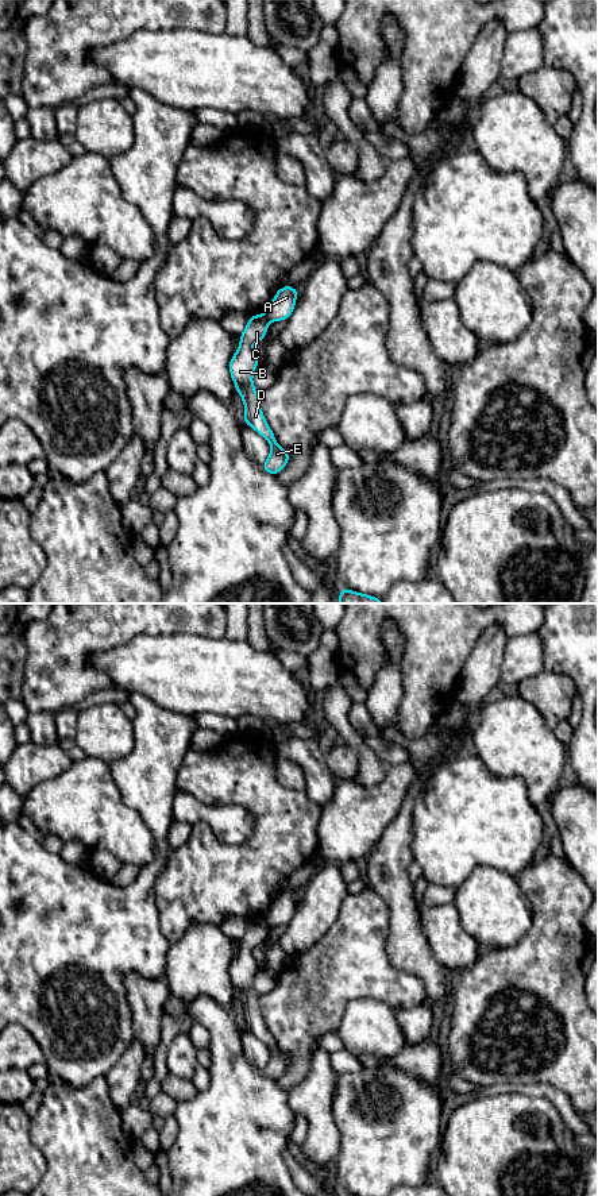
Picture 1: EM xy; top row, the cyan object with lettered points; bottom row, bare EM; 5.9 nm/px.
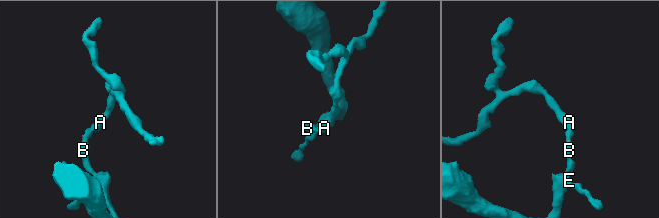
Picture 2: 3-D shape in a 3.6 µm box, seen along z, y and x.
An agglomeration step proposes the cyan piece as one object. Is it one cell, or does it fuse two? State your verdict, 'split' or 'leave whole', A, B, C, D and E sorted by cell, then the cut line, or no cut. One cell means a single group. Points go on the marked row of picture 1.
split; A / B C D E; cut in xy along (263, 315), (269, 320)

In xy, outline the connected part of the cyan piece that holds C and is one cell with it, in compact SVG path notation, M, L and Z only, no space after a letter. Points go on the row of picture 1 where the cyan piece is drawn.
M255 315L248 319L246 329L240 333L239 348L229 360L229 374L235 382L236 391L244 402L243 421L263 436L271 452L263 463L263 470L277 475L288 464L290 454L277 444L275 436L270 429L258 400L258 393L252 385L252 375L259 359L252 351L252 344L263 340L269 328L269 320L265 315Z

